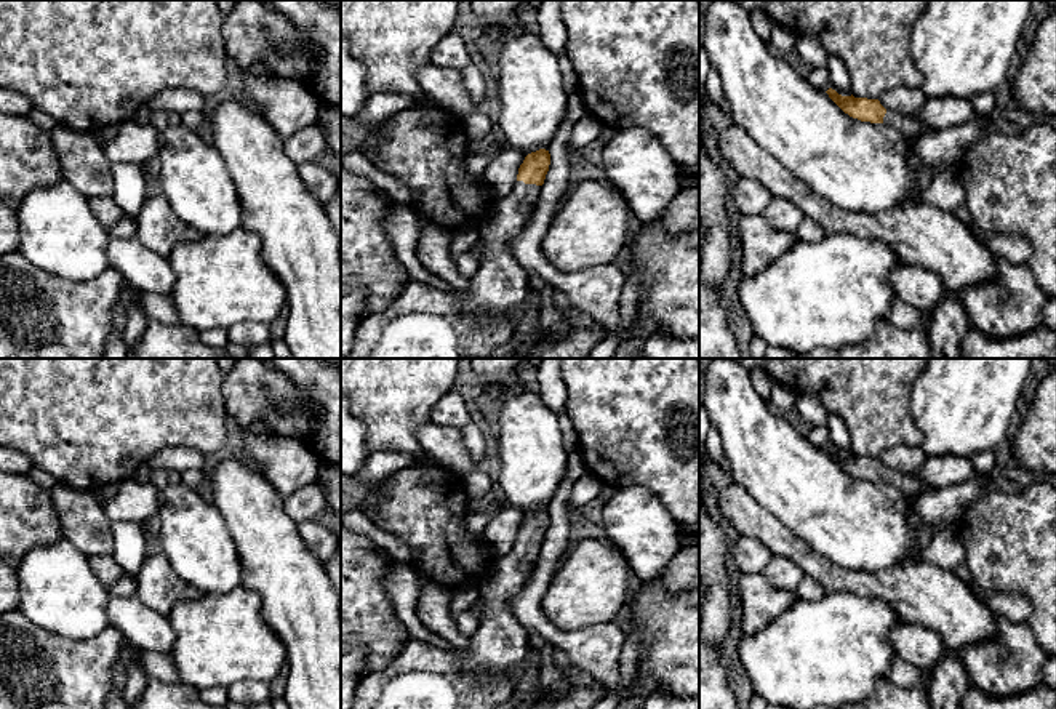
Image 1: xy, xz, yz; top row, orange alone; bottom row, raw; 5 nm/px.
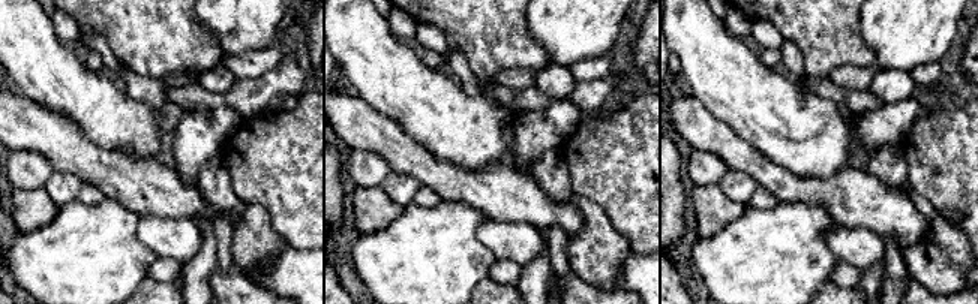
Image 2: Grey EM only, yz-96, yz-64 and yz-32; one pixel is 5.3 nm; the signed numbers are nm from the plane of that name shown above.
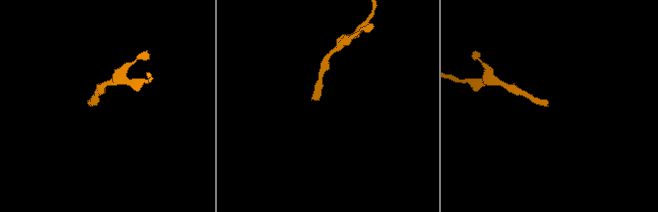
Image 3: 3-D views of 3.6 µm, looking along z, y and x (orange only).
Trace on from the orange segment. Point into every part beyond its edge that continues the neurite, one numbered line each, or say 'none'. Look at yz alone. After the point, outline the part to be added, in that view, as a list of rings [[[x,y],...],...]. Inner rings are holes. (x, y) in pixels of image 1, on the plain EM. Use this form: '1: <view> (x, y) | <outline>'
1: yz (911, 485) | [[[888,467],[883,475],[883,482],[899,488],[910,499],[931,490],[931,487],[915,474],[902,474]]]

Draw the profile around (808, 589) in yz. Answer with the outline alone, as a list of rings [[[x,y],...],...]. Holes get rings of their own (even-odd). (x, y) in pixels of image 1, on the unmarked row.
[[[803,576],[800,584],[795,589],[797,597],[803,600],[819,600],[826,595],[826,589],[810,576]]]

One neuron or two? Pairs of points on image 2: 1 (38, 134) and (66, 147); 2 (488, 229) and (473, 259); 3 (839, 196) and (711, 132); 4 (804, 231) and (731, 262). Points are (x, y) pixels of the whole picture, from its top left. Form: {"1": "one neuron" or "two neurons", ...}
{"1": "one neuron", "2": "two neurons", "3": "one neuron", "4": "one neuron"}

